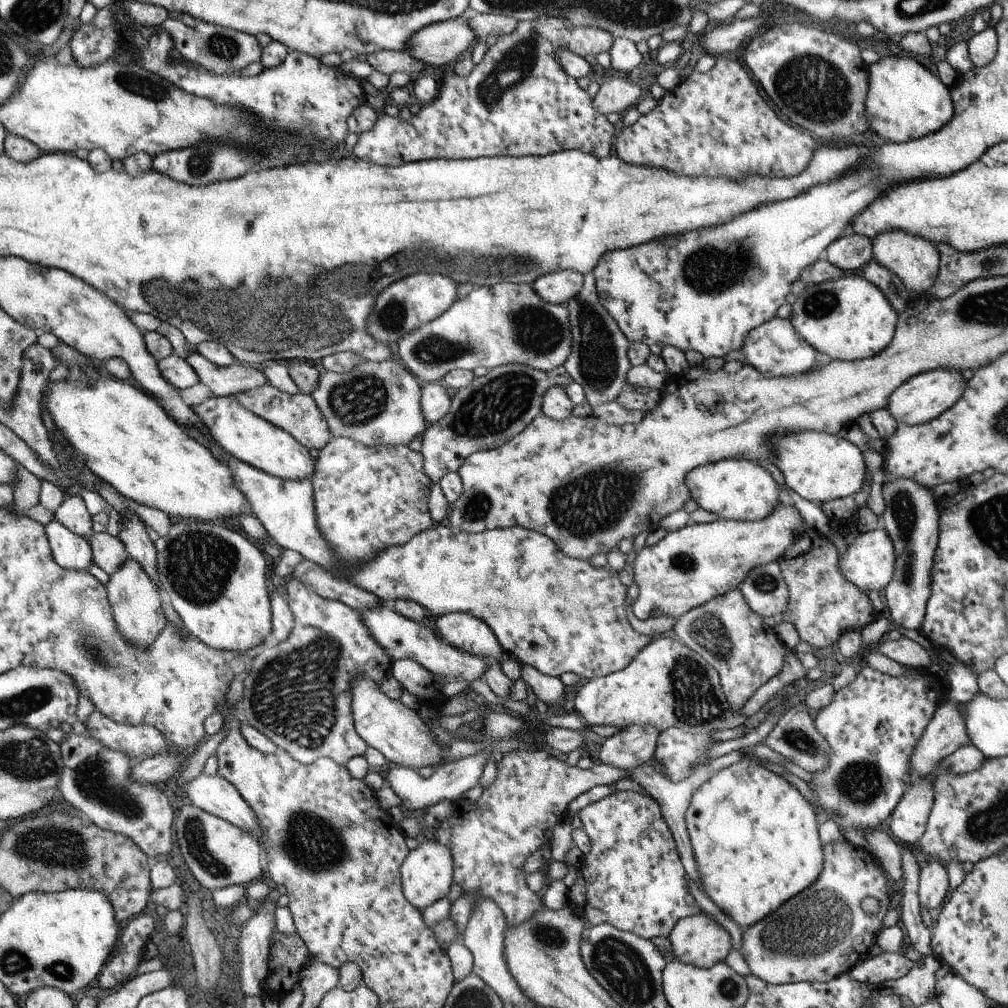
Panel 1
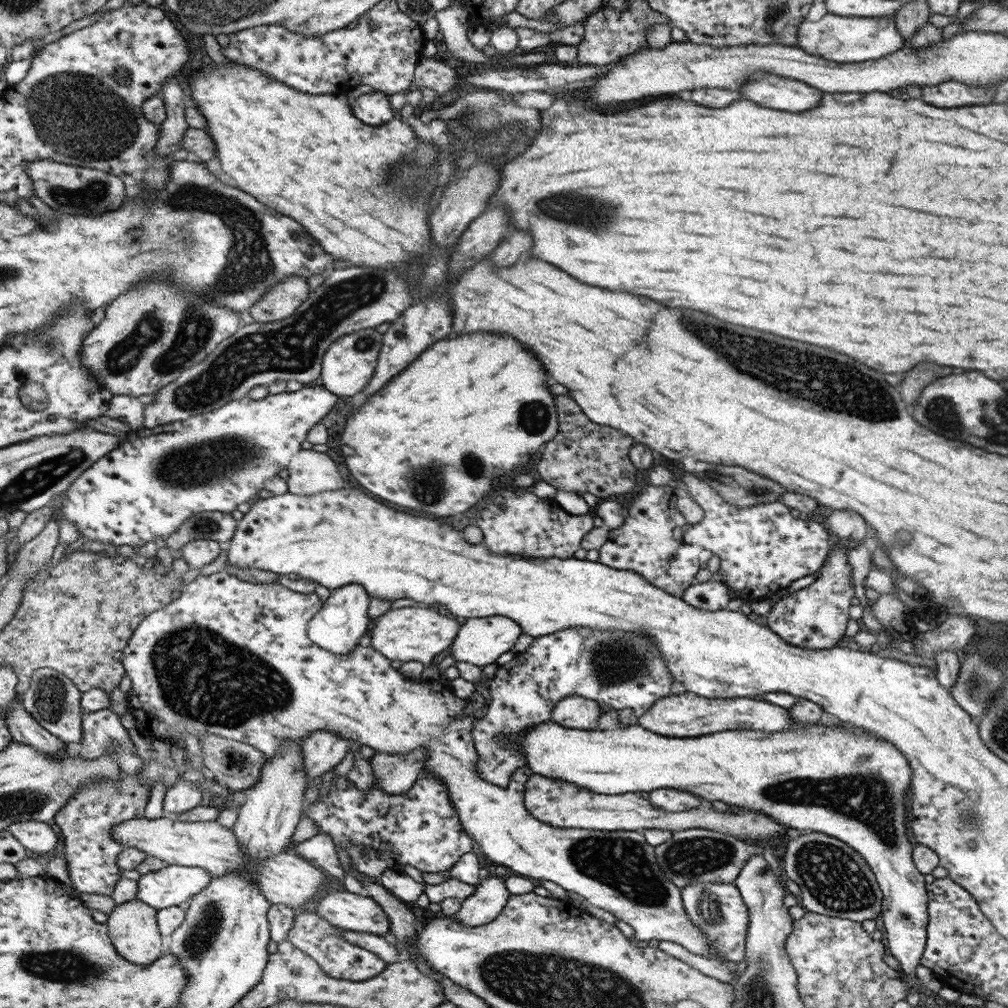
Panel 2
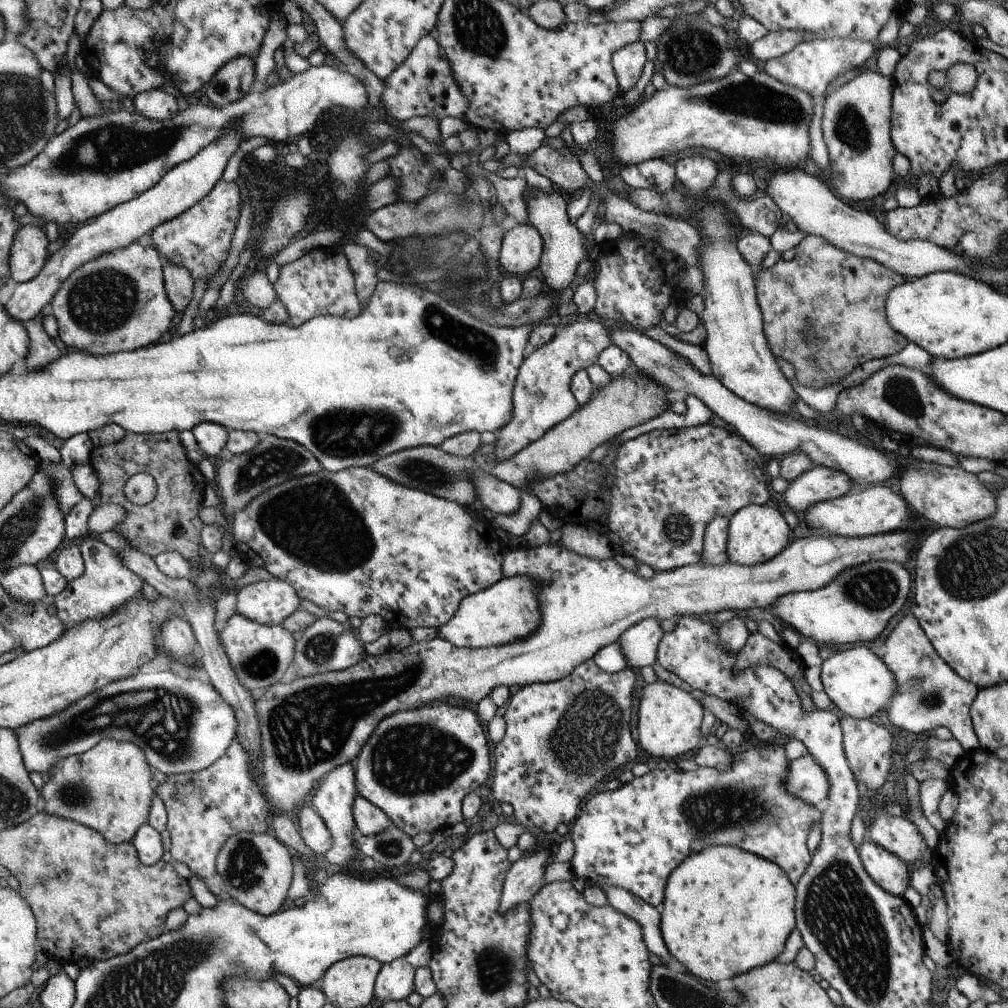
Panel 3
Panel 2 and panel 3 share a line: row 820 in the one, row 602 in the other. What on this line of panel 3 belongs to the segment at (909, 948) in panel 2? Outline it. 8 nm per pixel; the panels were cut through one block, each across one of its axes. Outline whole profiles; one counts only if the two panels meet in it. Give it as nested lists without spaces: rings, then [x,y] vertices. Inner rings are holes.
[[[868,561],[841,572],[824,588],[790,593],[772,606],[783,626],[792,627],[802,638],[824,644],[856,644],[876,640],[892,616],[908,600],[912,576],[902,565],[892,561]]]

